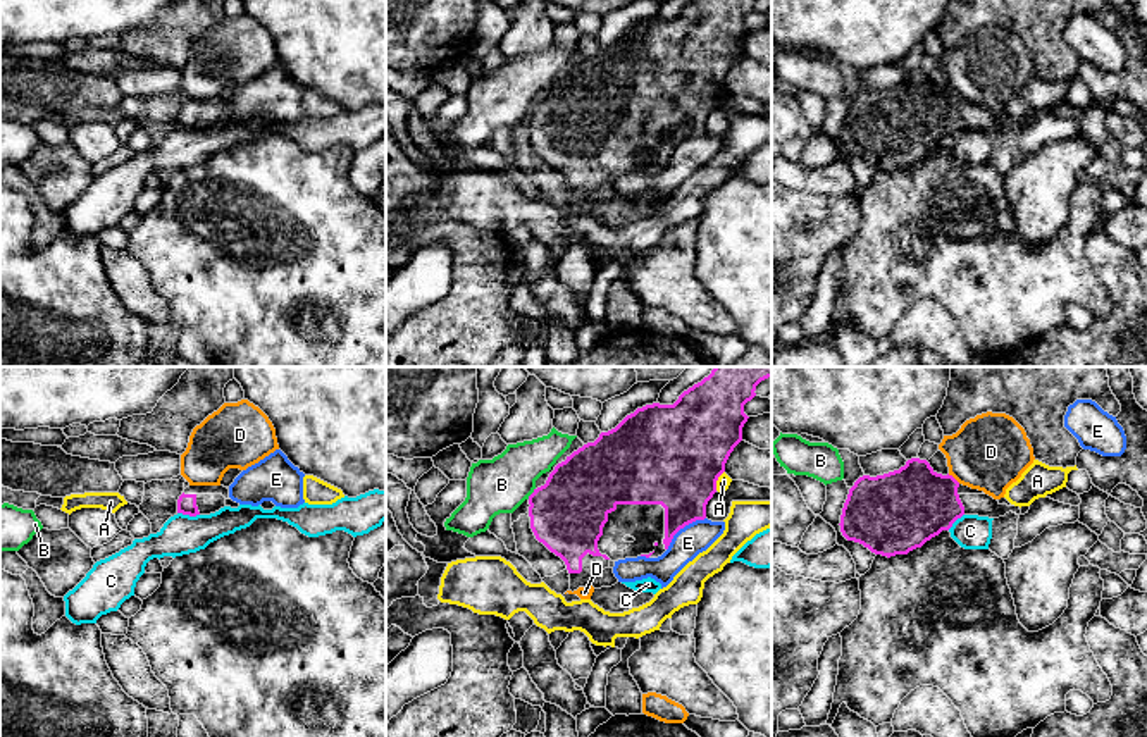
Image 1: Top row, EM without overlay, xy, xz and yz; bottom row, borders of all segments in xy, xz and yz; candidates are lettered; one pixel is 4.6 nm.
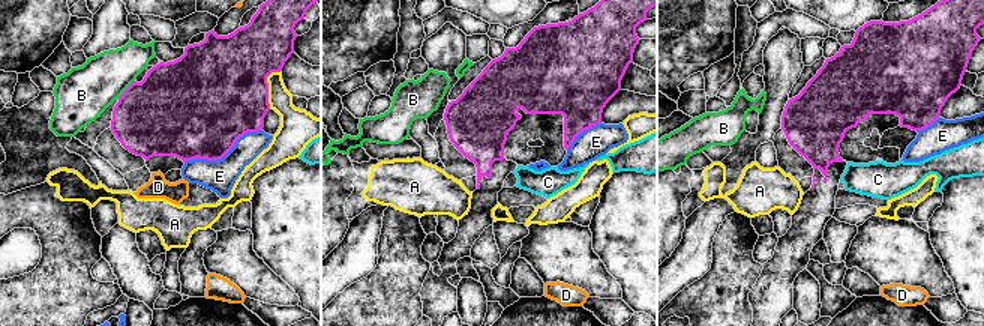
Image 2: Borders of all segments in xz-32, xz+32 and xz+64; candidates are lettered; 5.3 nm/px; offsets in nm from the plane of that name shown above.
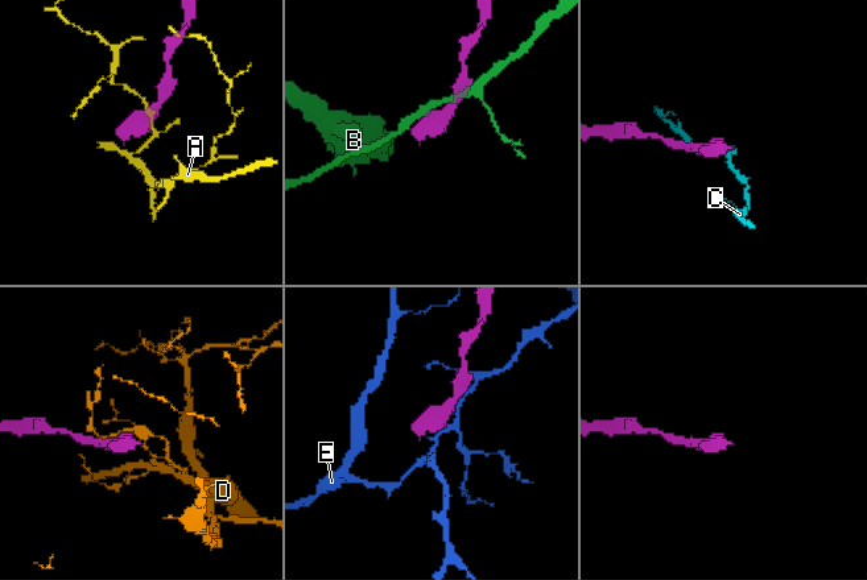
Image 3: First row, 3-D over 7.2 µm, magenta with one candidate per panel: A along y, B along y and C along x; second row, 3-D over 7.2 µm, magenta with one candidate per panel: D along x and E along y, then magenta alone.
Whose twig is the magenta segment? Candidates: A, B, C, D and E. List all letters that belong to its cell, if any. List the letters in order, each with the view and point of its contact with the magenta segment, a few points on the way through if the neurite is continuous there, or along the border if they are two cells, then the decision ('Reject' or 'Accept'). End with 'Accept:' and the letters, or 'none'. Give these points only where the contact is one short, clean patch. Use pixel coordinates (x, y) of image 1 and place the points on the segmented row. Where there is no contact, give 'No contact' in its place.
A: Touches magenta at xz (717, 479). Reject
B: Touches magenta at xz (533, 493). Boundary: xz (534, 488), (527, 498). Reject
C: Touches magenta at xy (188, 514). Boundary: xy (178, 512), (198, 515). Reject
D: Touches magenta at yz (953, 477). Reject
E: Touches magenta at xz (682, 527). Reject
Accept: none

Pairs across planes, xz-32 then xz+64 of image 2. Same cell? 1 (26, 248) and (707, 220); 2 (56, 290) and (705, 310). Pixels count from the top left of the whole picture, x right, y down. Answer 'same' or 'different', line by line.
1: same
2: same

